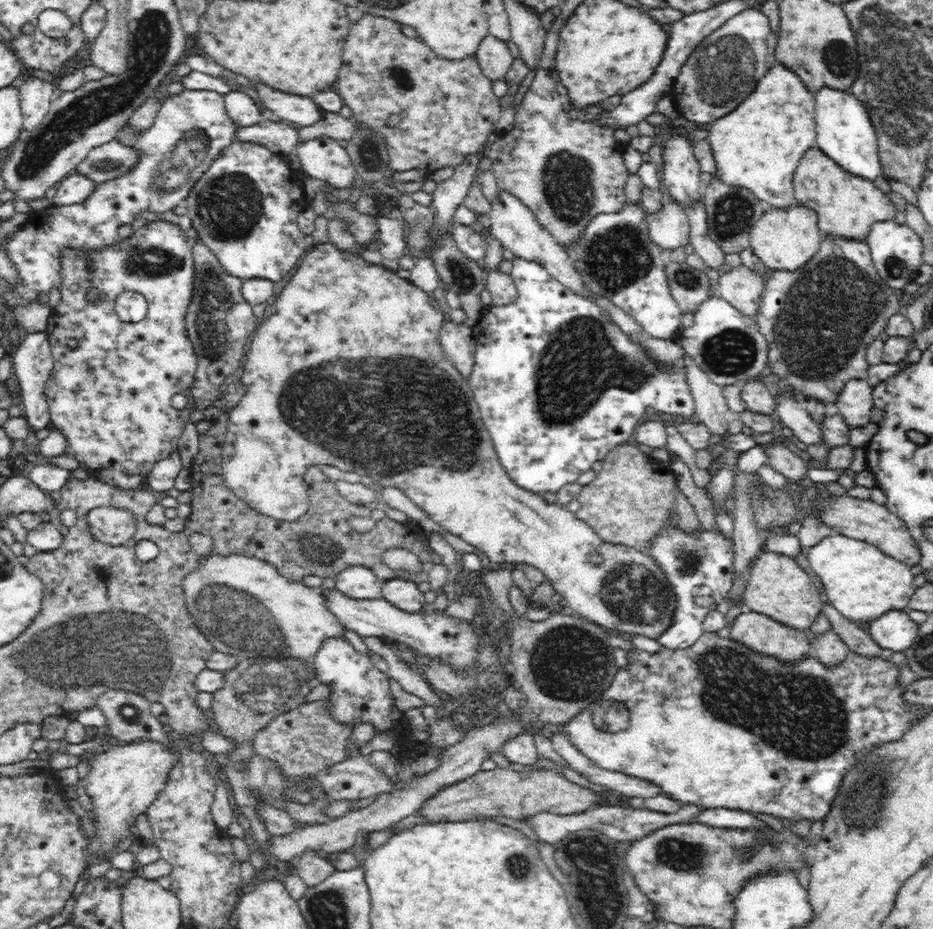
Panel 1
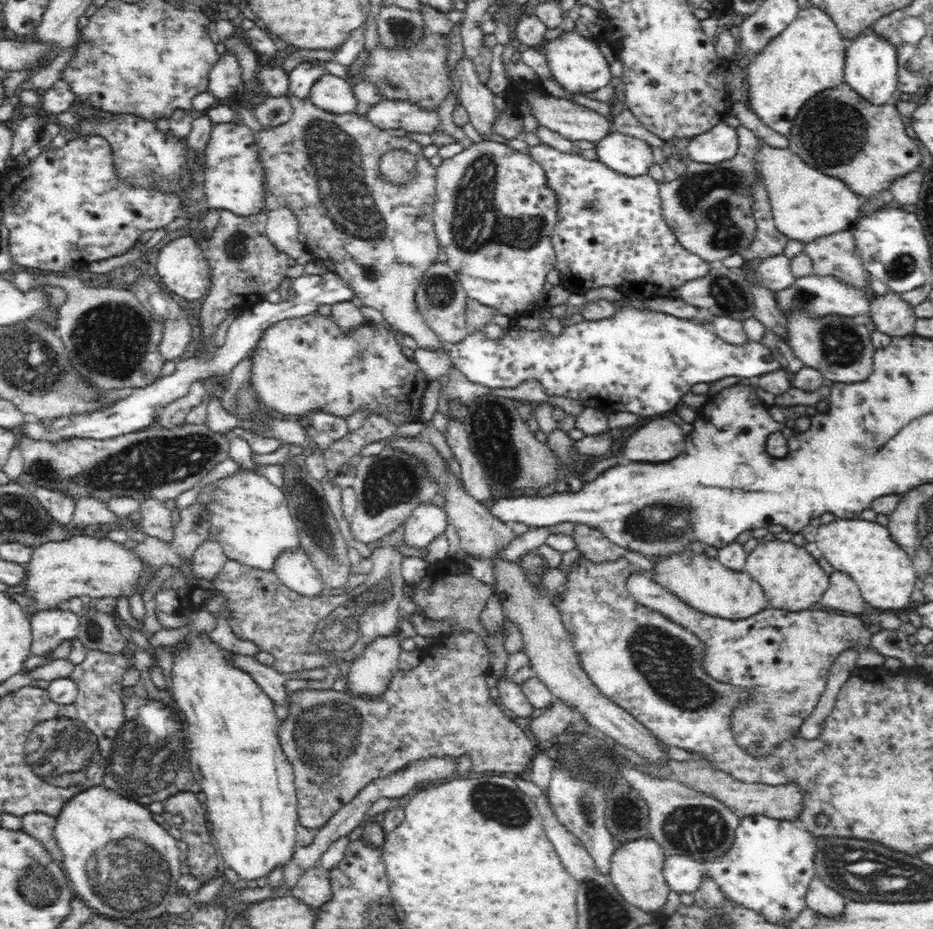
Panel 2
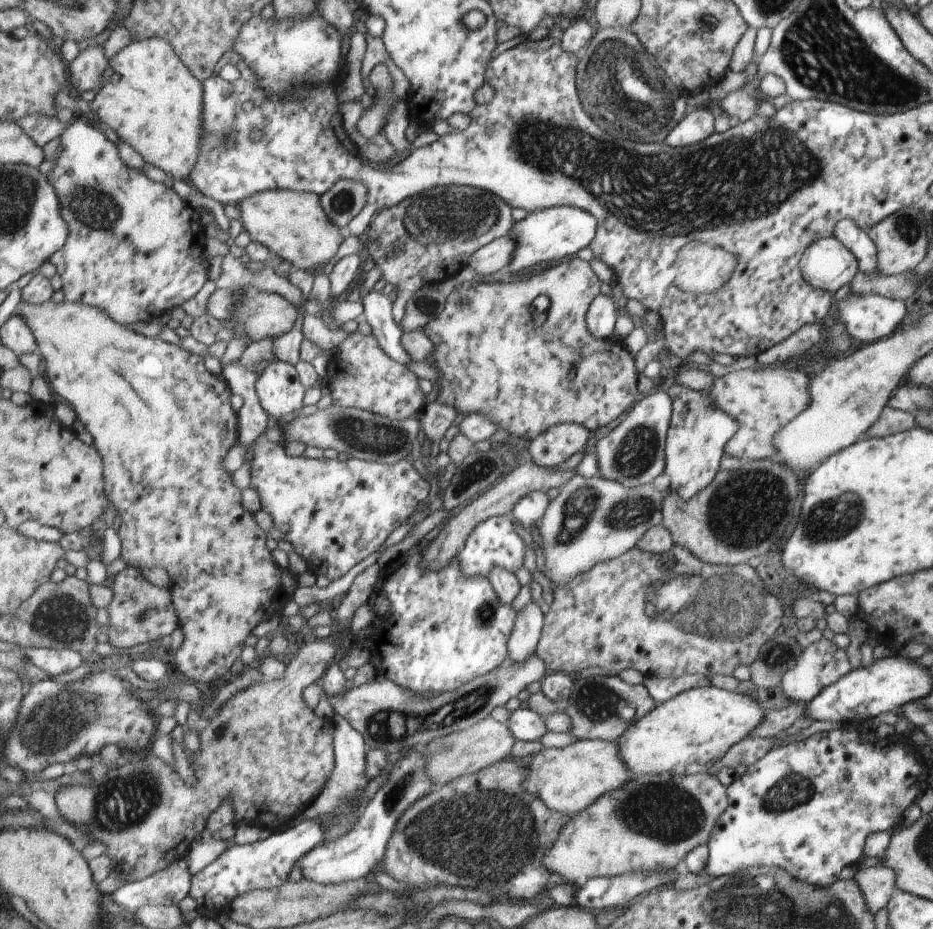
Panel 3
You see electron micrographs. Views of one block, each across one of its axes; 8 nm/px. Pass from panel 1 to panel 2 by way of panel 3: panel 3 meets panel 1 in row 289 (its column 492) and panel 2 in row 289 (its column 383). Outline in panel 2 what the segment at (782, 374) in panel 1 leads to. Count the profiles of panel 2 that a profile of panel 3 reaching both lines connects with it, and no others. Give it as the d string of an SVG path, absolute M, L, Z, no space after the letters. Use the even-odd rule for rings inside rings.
M852 228L807 243L803 254L812 261L812 273L816 277L834 277L862 293L872 291L871 277L858 256Z

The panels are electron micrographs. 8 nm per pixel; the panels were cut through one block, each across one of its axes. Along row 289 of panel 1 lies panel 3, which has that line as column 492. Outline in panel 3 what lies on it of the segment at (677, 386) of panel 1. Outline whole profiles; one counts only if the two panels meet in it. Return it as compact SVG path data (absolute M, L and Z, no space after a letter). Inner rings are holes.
M506 515L487 518L466 537L464 546L457 553L460 569L466 577L485 577L496 566L513 573L523 562L523 542L515 534Z

